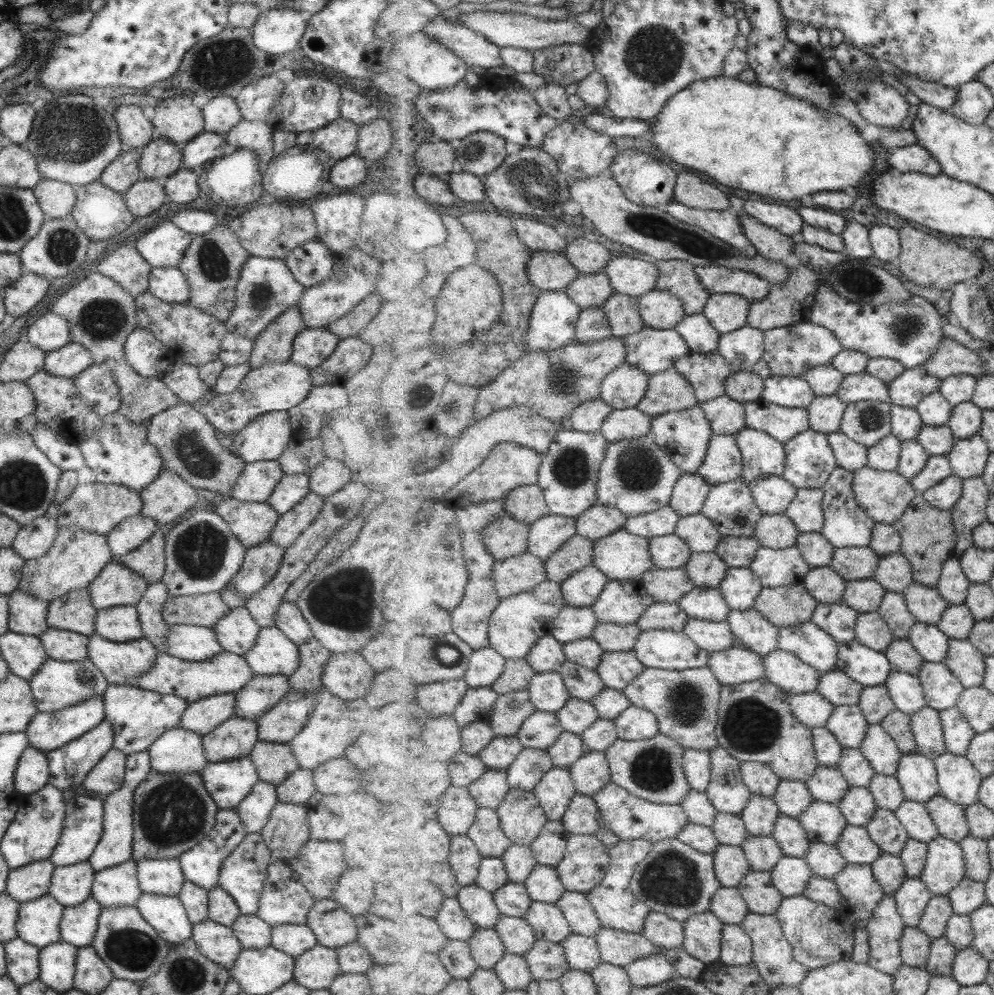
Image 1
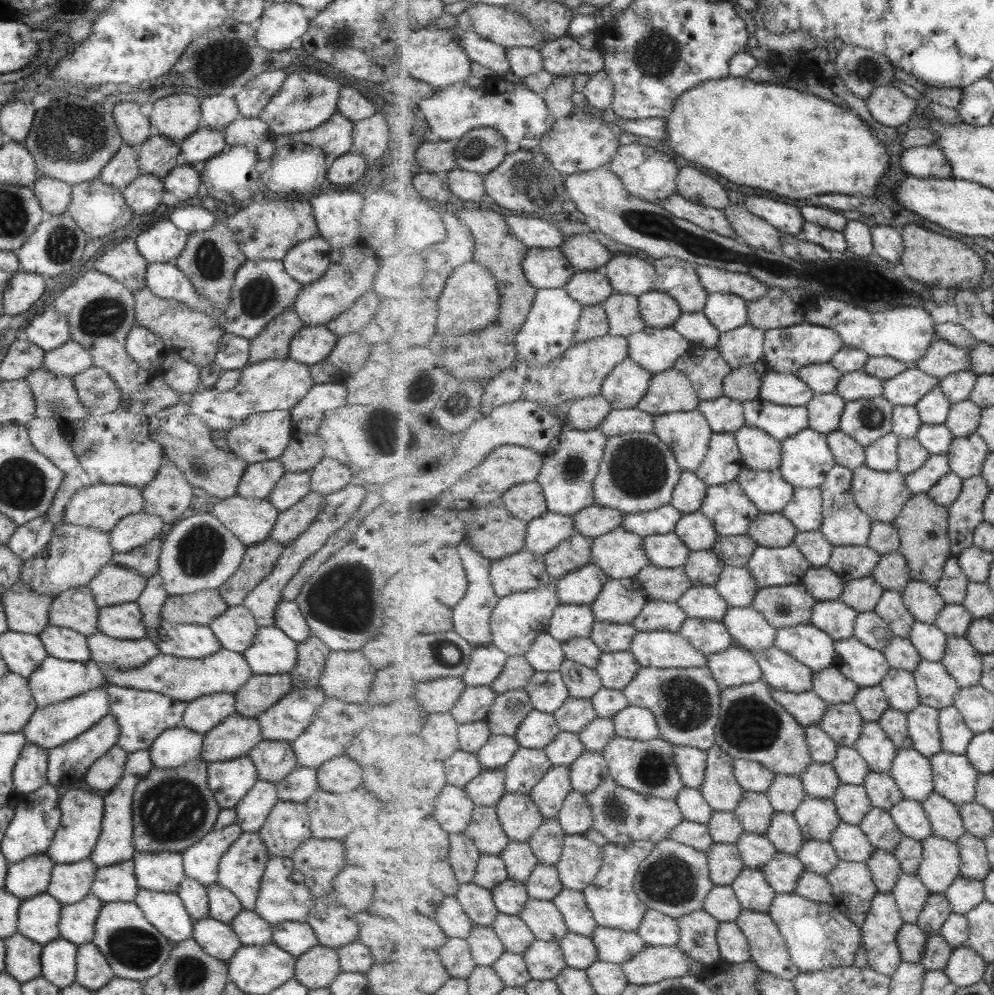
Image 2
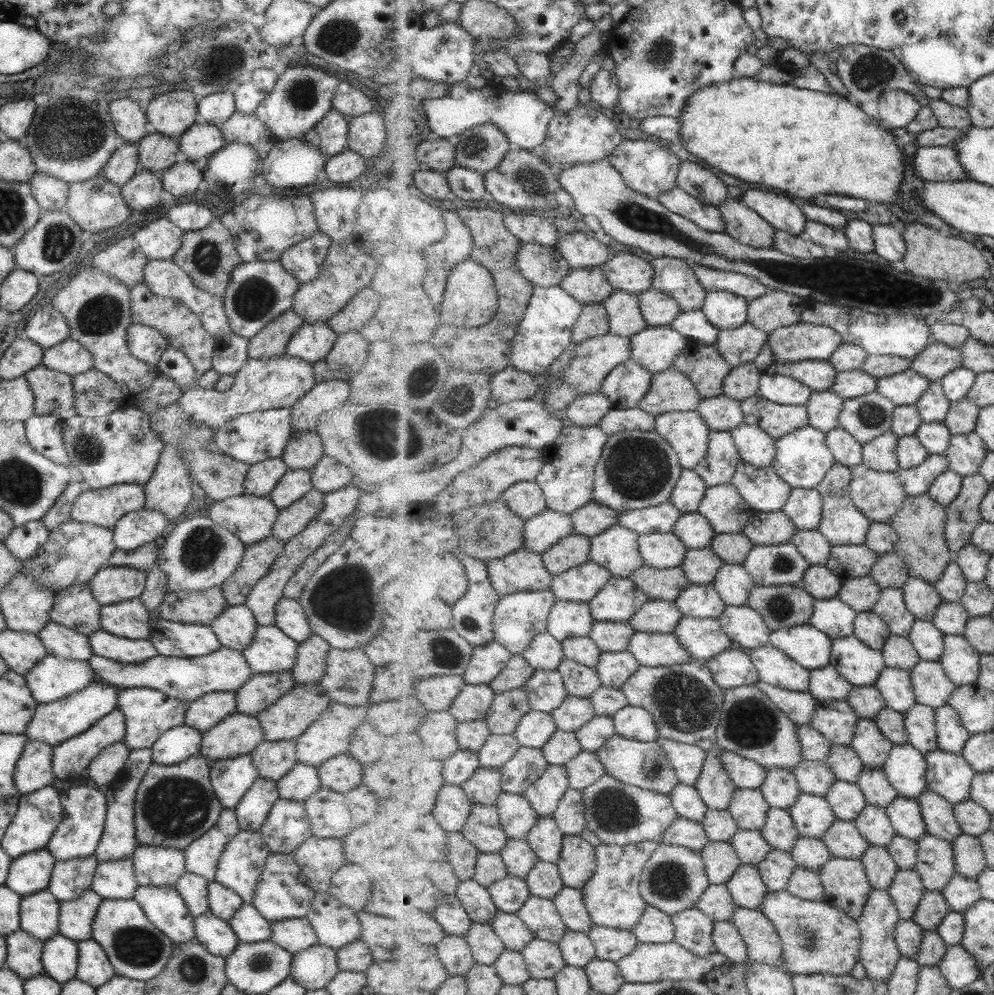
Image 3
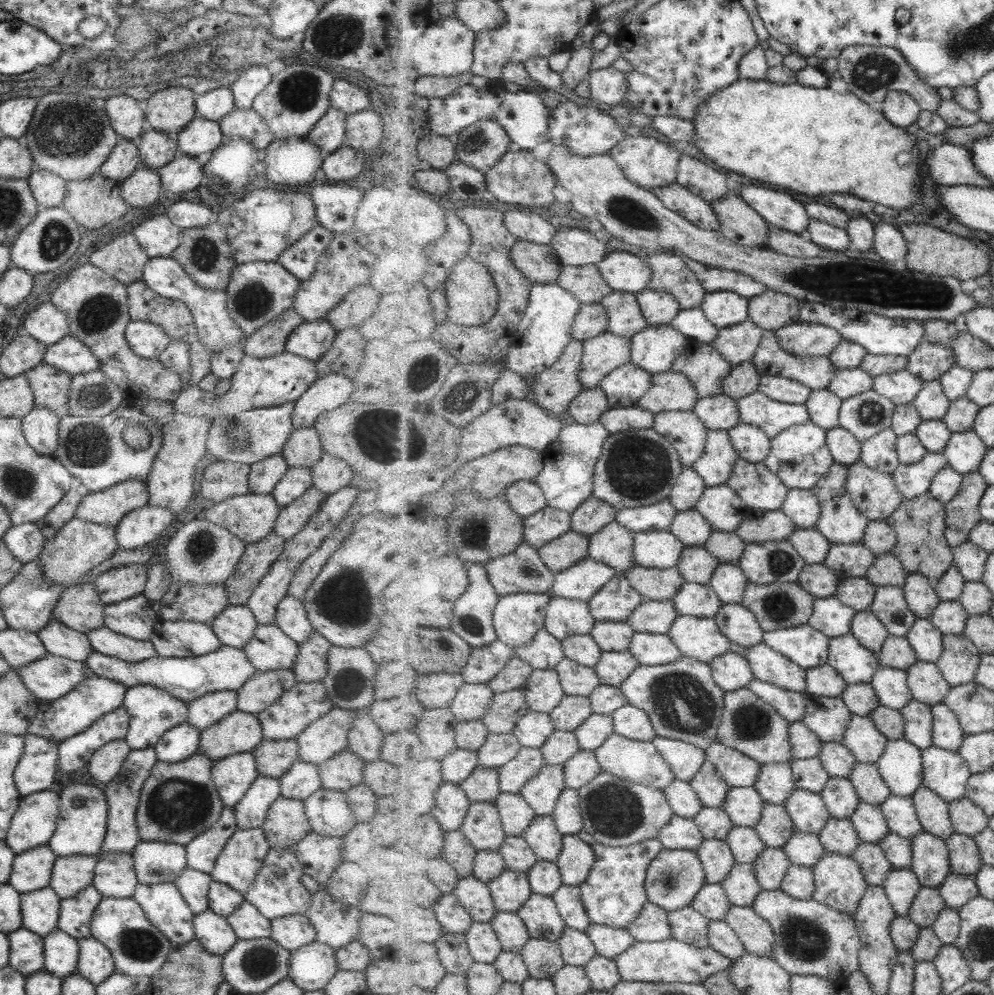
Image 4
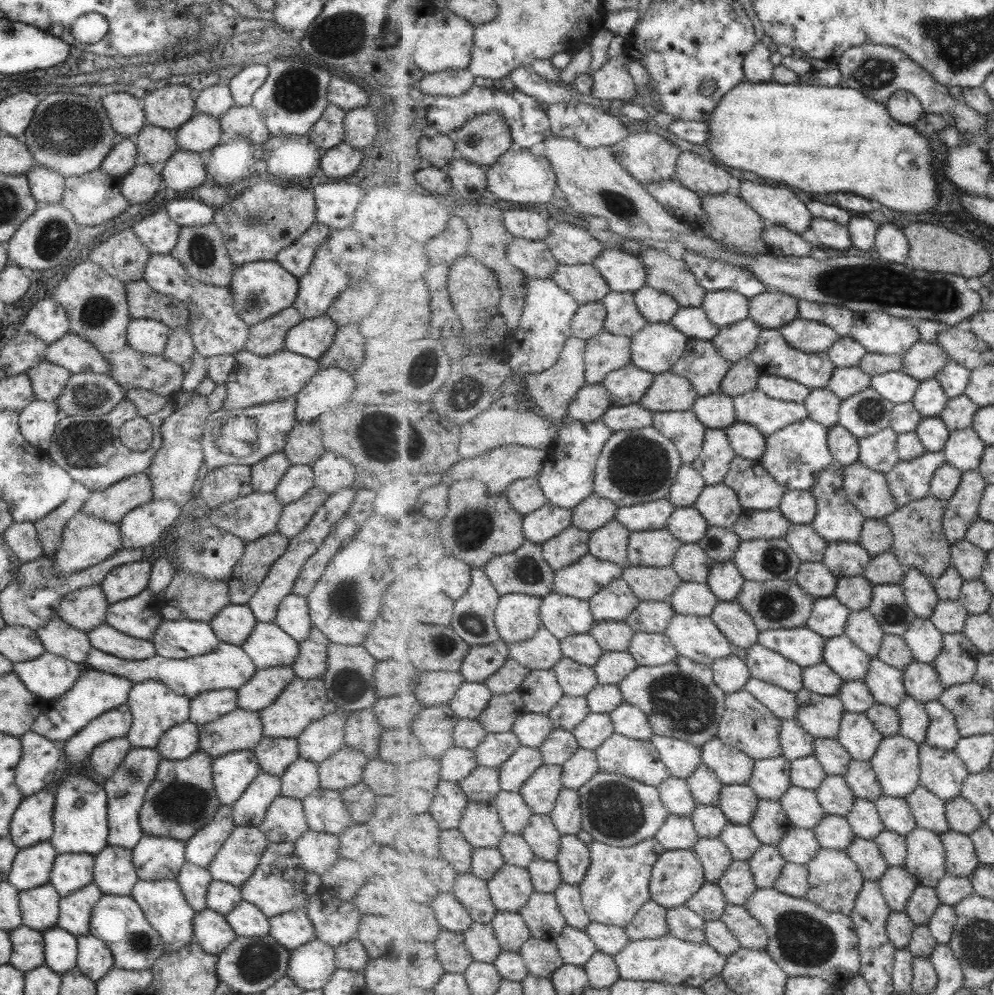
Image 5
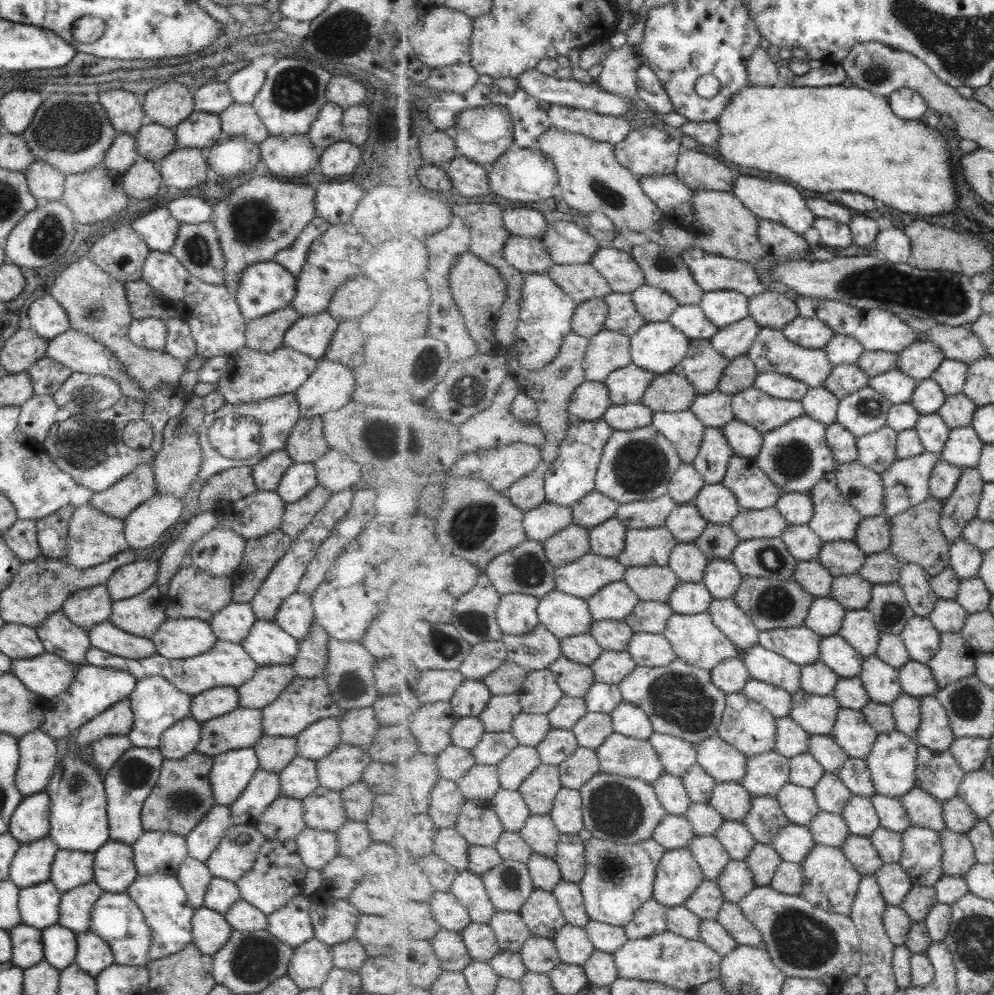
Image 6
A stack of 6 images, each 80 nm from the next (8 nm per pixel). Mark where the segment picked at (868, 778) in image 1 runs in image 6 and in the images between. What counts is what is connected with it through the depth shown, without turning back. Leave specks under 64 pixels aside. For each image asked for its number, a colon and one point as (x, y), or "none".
2: (851, 766)
3: (844, 761)
4: (839, 761)
5: (835, 758)
6: (831, 755)

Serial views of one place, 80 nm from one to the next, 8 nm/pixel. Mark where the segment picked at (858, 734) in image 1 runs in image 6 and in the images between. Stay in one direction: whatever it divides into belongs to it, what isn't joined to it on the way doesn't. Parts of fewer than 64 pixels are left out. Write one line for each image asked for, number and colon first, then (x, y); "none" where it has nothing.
2: (842, 721)
3: (837, 719)
4: (829, 717)
5: (821, 715)
6: (816, 714)

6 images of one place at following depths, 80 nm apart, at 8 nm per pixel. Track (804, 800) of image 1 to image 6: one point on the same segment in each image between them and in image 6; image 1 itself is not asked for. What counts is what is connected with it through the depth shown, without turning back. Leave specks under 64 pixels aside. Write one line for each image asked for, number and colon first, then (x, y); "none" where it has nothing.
2: (787, 793)
3: (782, 789)
4: (776, 783)
5: (772, 777)
6: (767, 773)

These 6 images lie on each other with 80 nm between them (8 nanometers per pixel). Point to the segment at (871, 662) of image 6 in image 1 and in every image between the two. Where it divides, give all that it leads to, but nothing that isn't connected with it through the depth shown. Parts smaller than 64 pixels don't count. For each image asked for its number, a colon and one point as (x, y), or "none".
1: (908, 693)
2: (899, 684)
3: (896, 685)
4: (891, 684)
5: (886, 682)

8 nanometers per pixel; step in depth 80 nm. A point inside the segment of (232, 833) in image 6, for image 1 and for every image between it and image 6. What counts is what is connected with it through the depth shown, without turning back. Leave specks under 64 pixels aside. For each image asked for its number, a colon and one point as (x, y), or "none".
1: (241, 876)
2: (240, 869)
3: (241, 862)
4: (242, 855)
5: (235, 861)

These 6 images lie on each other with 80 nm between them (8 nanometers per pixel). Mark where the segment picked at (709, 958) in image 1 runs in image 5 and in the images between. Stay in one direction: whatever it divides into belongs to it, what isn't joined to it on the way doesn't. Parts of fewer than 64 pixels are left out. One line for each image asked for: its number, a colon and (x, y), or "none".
2: (698, 930)
3: (694, 929)
4: (688, 925)
5: (685, 924)

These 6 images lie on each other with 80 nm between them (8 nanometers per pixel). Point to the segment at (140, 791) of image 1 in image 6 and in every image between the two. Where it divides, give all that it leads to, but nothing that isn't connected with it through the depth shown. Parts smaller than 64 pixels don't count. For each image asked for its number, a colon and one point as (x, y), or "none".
2: (171, 809)
3: (173, 805)
4: (177, 801)
5: (180, 800)
6: (181, 797)

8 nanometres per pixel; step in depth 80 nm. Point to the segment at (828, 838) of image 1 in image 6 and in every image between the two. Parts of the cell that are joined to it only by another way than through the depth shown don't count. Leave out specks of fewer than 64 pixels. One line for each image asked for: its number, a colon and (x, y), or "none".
2: (818, 818)
3: (814, 816)
4: (808, 809)
5: (802, 805)
6: (800, 805)

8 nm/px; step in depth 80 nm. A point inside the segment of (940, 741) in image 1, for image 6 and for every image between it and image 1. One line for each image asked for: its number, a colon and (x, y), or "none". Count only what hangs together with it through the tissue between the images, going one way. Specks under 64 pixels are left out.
2: (924, 722)
3: (920, 720)
4: (919, 720)
5: (914, 719)
6: (906, 709)

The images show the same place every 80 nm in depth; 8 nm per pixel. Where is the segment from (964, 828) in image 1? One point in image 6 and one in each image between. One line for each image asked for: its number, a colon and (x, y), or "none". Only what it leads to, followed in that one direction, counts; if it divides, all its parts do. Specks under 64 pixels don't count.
2: (945, 816)
3: (939, 814)
4: (934, 812)
5: (930, 812)
6: (925, 810)

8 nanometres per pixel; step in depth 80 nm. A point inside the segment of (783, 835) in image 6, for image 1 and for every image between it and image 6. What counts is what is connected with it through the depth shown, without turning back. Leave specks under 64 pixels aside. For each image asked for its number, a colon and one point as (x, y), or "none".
1: (826, 860)
2: (821, 857)
3: (812, 853)
4: (805, 848)
5: (800, 845)

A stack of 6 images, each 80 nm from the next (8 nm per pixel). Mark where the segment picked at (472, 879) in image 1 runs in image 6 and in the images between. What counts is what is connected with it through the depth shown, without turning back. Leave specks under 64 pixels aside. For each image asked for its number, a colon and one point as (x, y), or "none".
2: (464, 857)
3: (463, 854)
4: (459, 851)
5: (454, 847)
6: (450, 844)

